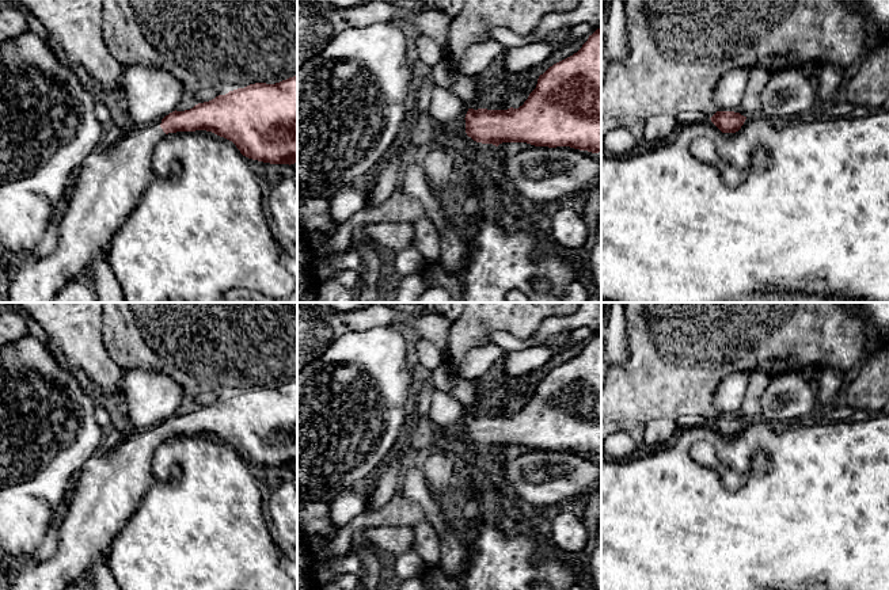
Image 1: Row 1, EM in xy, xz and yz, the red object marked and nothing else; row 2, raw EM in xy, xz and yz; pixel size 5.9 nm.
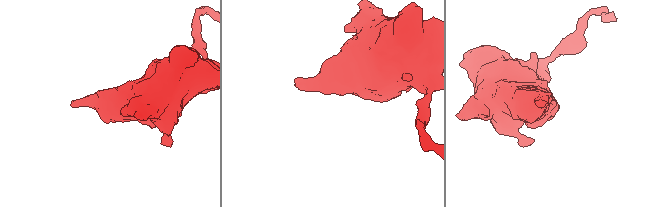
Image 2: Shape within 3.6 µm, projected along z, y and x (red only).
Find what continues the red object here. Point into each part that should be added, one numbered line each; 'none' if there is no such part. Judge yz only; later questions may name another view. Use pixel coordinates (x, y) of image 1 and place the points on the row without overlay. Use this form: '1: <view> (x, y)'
none

